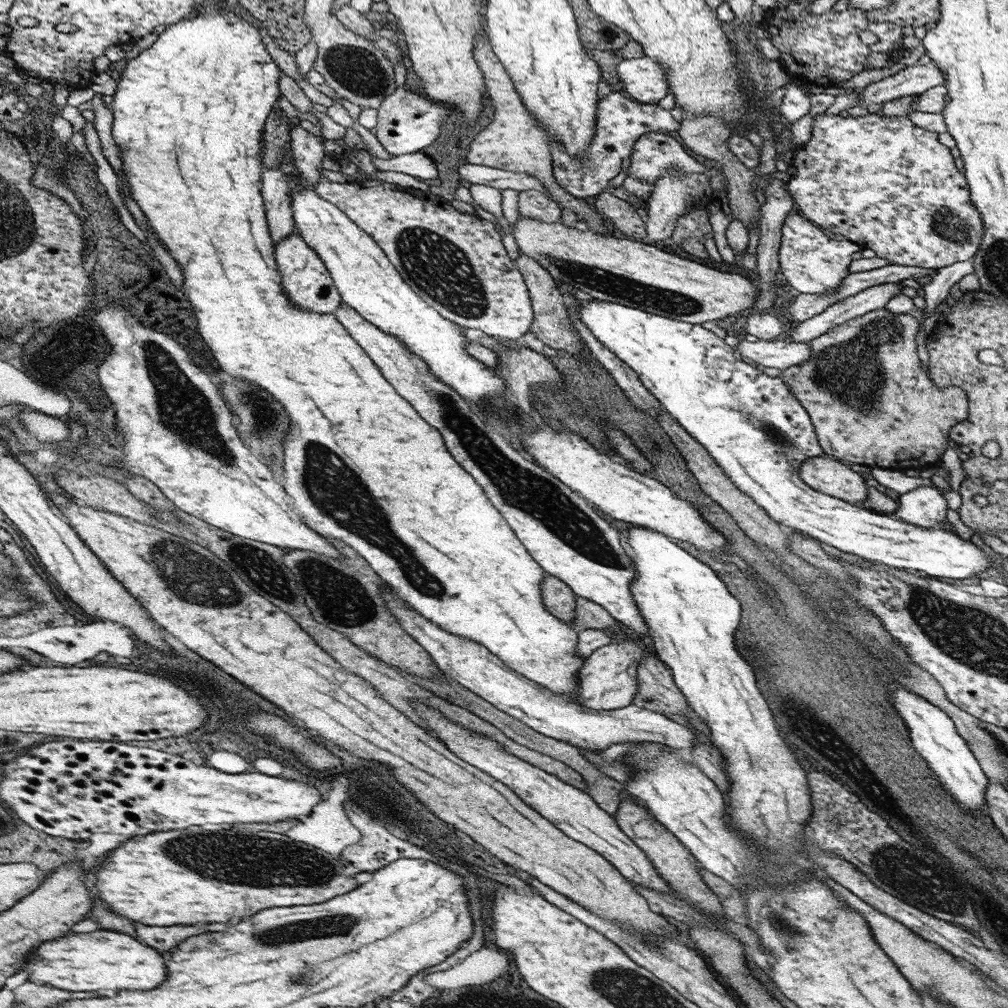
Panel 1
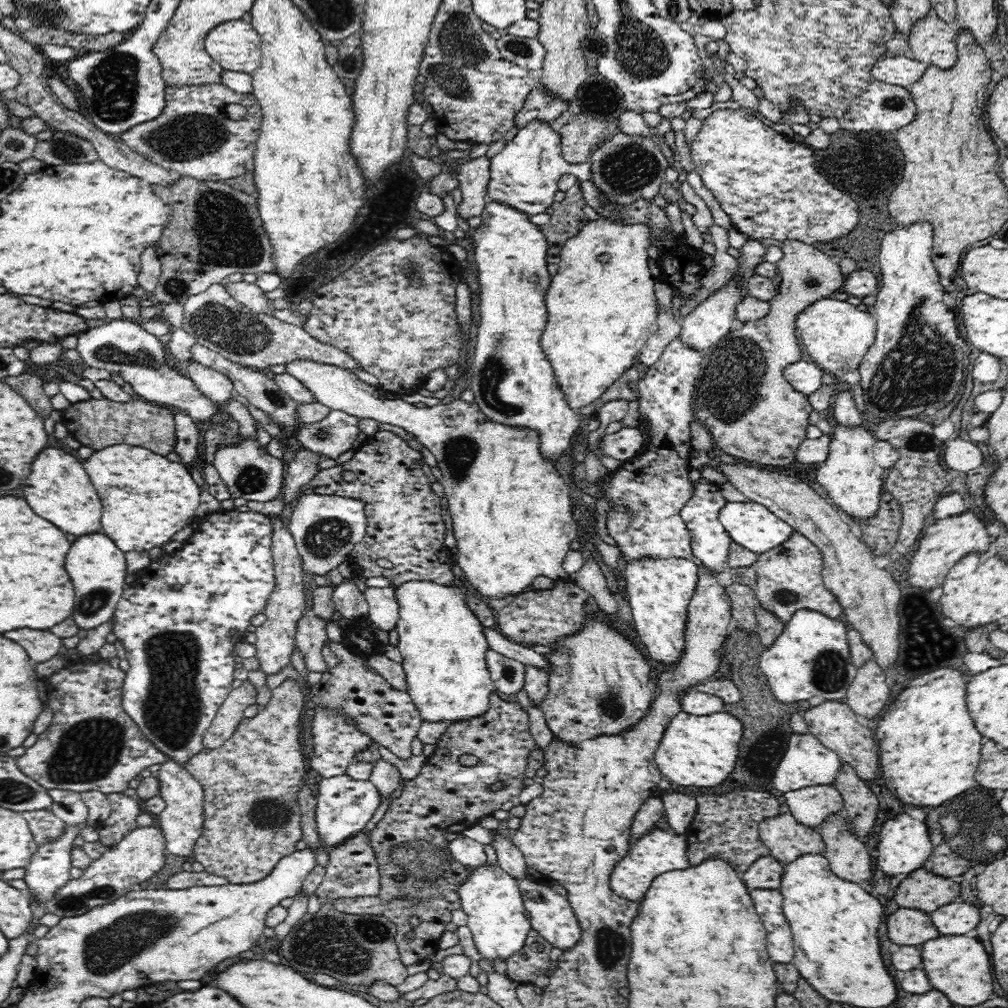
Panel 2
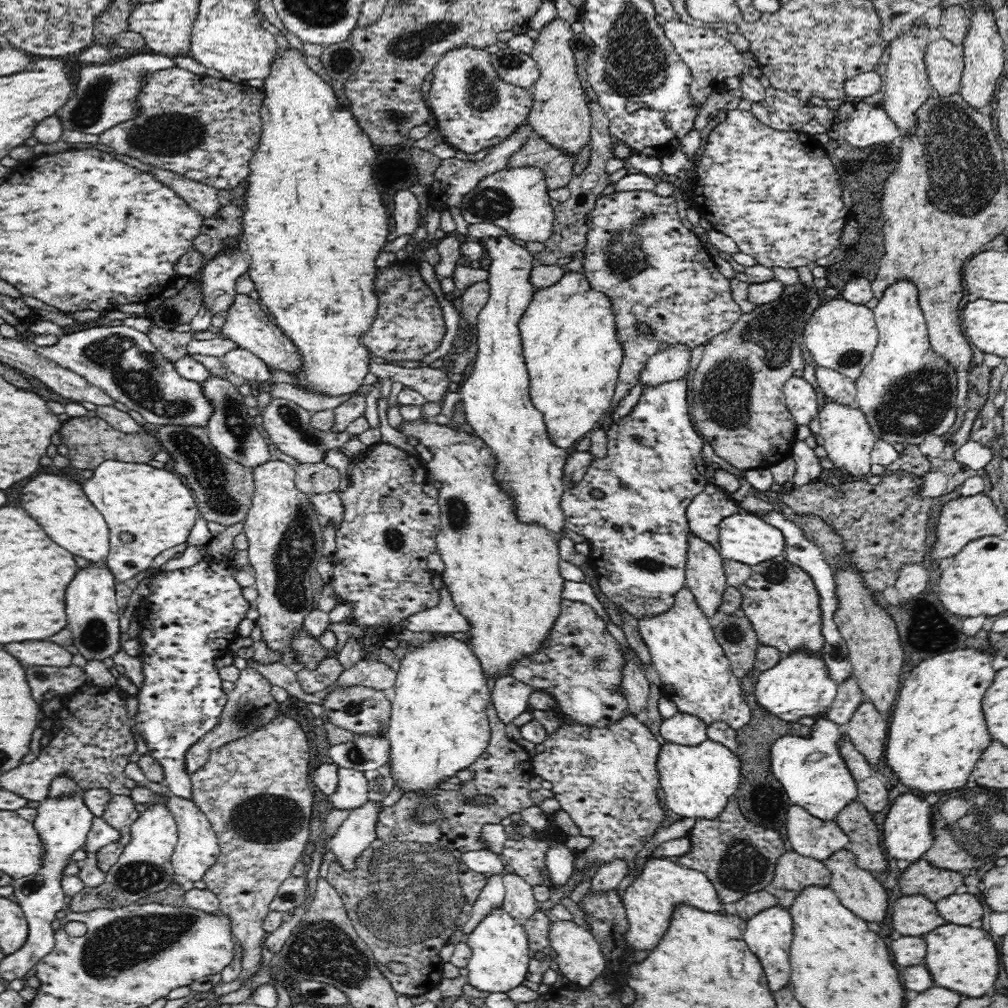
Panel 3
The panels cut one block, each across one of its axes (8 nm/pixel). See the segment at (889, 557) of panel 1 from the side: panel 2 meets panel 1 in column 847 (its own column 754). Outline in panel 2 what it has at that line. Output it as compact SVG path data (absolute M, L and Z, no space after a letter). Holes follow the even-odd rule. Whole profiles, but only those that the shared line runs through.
M754 501L727 502L720 509L718 518L732 541L758 555L776 548L794 534L791 526L776 516L776 513L770 512L766 506Z

